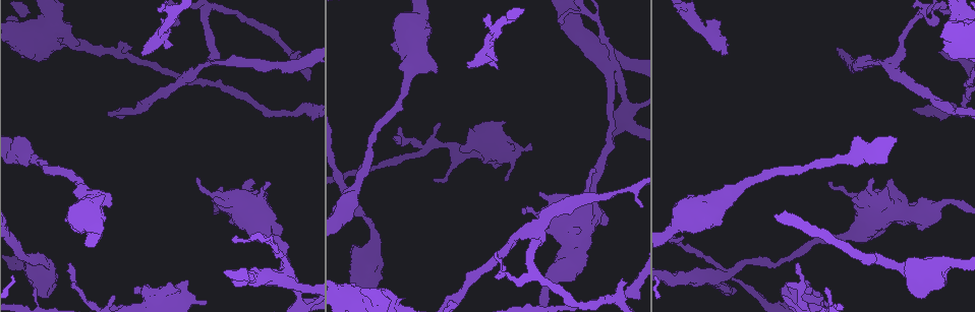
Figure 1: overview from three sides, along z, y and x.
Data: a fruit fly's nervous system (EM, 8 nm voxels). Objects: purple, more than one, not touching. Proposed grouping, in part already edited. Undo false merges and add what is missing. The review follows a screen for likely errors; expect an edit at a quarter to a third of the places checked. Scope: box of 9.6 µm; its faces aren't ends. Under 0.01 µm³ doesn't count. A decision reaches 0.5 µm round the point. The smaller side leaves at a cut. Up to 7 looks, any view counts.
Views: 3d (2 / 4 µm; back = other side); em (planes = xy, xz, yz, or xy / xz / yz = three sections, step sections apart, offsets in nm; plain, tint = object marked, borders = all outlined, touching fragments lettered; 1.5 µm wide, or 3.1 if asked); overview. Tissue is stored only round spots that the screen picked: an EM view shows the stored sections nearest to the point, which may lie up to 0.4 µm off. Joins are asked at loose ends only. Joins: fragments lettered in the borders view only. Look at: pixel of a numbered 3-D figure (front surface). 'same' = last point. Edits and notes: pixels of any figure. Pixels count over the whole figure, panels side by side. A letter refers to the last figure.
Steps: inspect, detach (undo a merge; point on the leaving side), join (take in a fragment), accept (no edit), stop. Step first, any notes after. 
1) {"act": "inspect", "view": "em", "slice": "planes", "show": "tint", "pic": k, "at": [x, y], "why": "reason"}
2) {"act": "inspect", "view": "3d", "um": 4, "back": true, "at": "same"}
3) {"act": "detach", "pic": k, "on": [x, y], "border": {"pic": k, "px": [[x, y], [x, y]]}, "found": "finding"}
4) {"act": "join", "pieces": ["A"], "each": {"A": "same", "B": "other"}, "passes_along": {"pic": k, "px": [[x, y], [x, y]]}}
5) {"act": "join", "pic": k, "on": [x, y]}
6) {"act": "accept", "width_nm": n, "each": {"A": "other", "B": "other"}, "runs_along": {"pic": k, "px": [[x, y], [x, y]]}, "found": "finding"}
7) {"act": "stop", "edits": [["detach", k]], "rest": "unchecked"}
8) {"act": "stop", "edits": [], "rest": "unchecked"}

{"act": "inspect", "view": "3d", "um": 2, "pic": 1, "at": [828, 288], "why": "free end"}

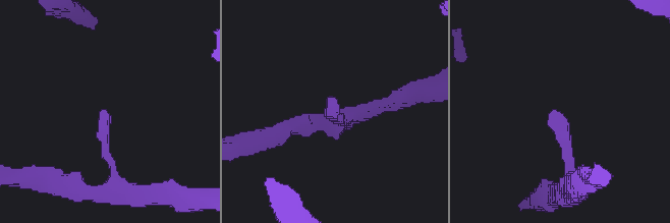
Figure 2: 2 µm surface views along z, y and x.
{"act": "inspect", "view": "em", "slice": "xy", "step": 8, "show": "borders", "pic": 2, "at": [331, 102], "why": "now the EM"}

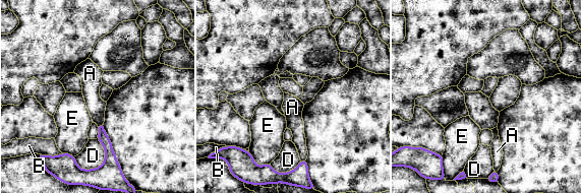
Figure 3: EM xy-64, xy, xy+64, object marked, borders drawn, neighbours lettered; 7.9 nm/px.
{"act": "accept", "longest_contact_nm": ["D", 220], "each": {"A": "other", "B": "other", "D": "other", "E": "other"}, "found": "none of them fits"}

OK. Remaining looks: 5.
{"act": "inspect", "view": "em", "slice": "planes", "show": "tint", "pic": 1, "at": [504, 273], "why": "narrows sharply"}

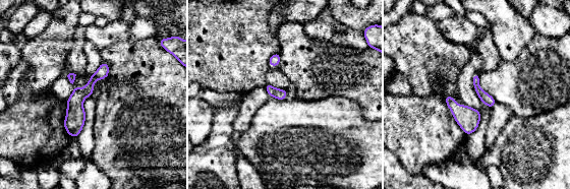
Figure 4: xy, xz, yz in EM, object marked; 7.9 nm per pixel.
{"act": "inspect", "view": "em", "slice": "planes", "show": "borders", "at": "same", "why": "see the neighbours"}

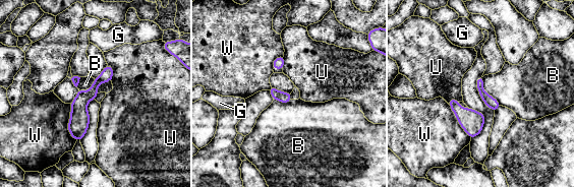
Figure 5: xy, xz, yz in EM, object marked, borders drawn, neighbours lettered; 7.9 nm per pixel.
{"act": "accept", "each": {"B": "other", "G": "other", "U": "other", "W": "other"}, "border": {"pic": 5, "px": [[482, 76], [482, 88], [501, 105]]}, "found": "all the same cell"}

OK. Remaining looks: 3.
{"act": "inspect", "view": "3d", "um": 2, "back": true, "pic": 1, "at": [940, 54], "why": "free end"}

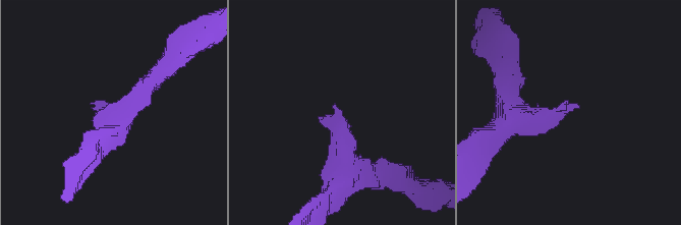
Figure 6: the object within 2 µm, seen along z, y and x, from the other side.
{"act": "inspect", "view": "em", "slice": "planes", "show": "borders", "pic": 6, "at": [101, 105], "why": "need the tissue"}

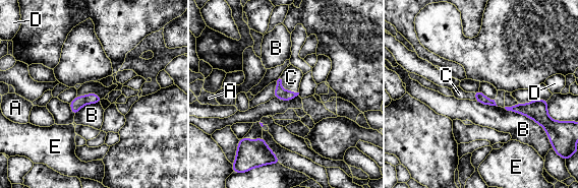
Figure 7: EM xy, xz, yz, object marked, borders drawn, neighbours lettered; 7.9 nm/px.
{"act": "join", "pieces": ["C"], "each": {"A": "other", "B": "other", "C": "same", "D": "other", "E": "other"}, "passes_along": {"pic": 7, "px": [[281, 94], [284, 89], [291, 77]]}, "found": "the cell continues"}

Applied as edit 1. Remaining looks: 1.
{"act": "stop", "edits": [["join", 7]], "rest": "unchecked"}

